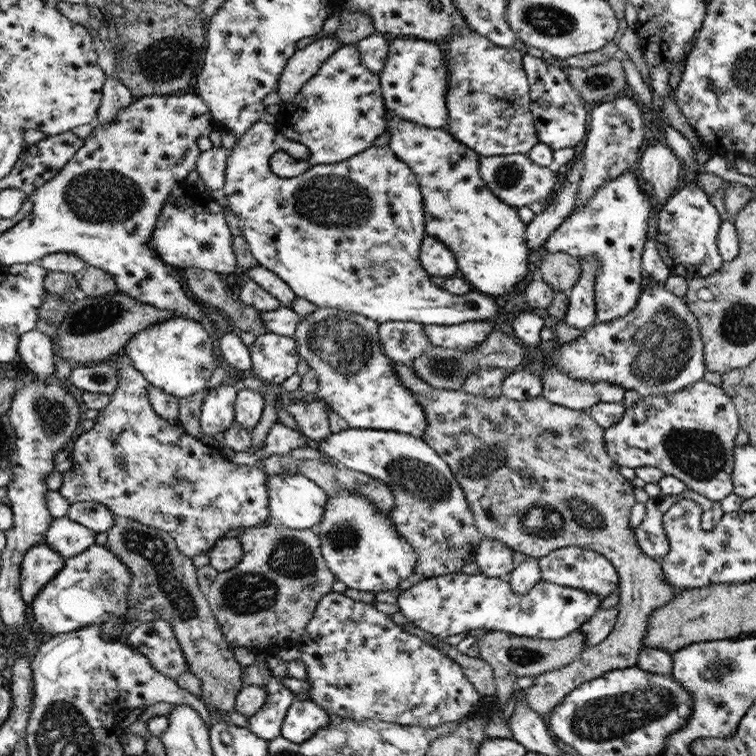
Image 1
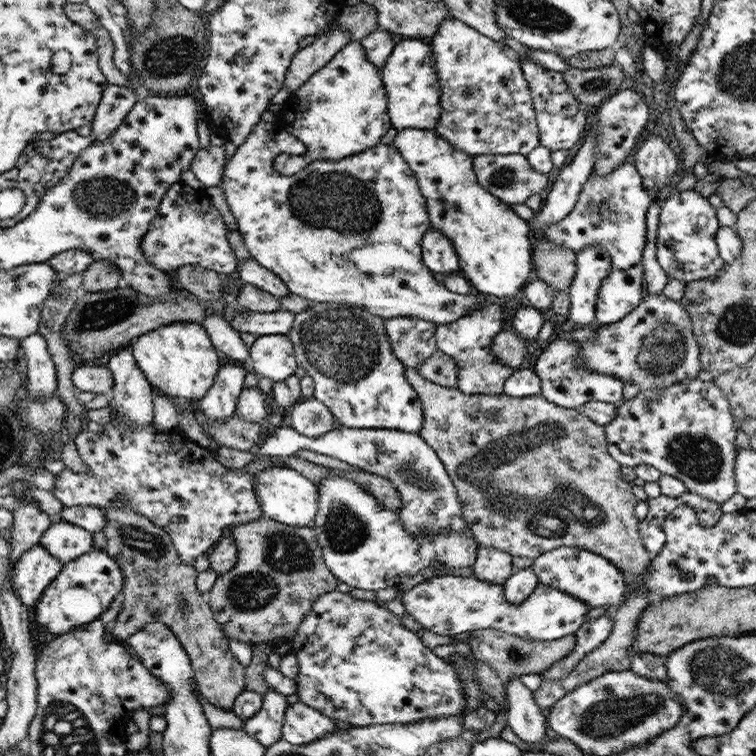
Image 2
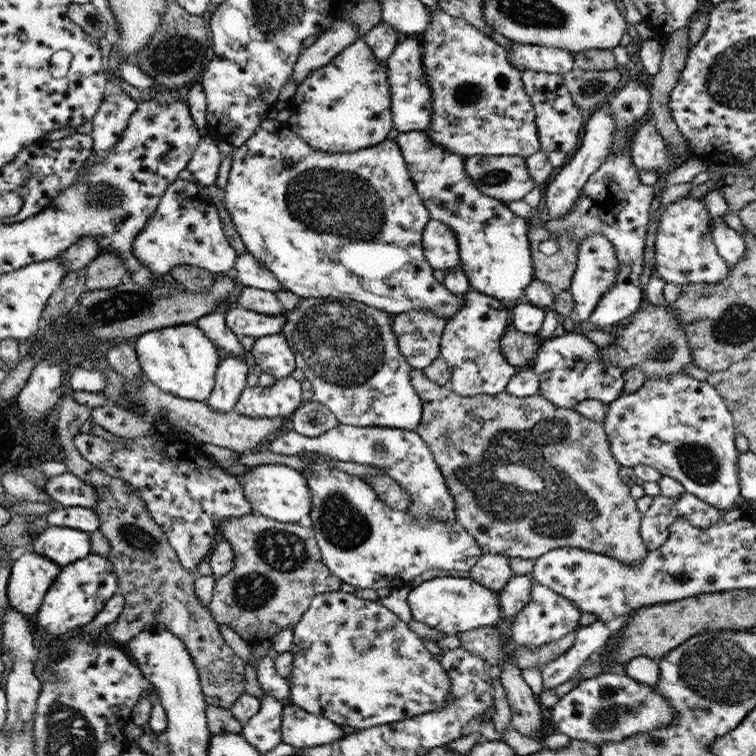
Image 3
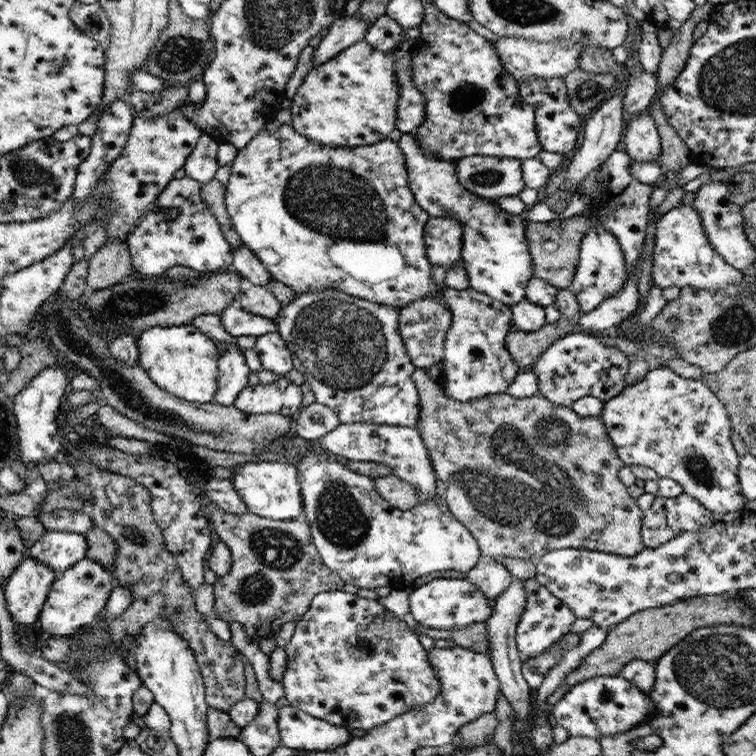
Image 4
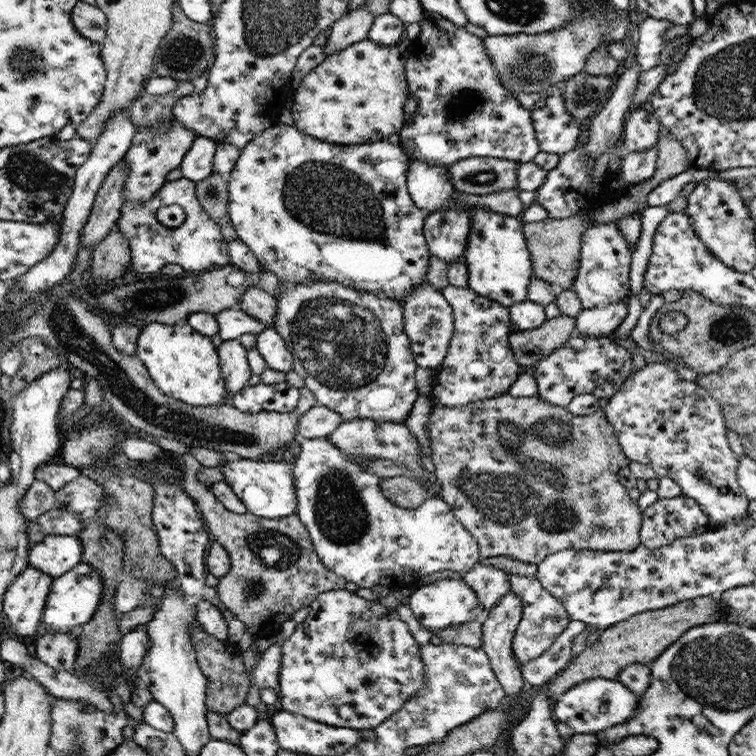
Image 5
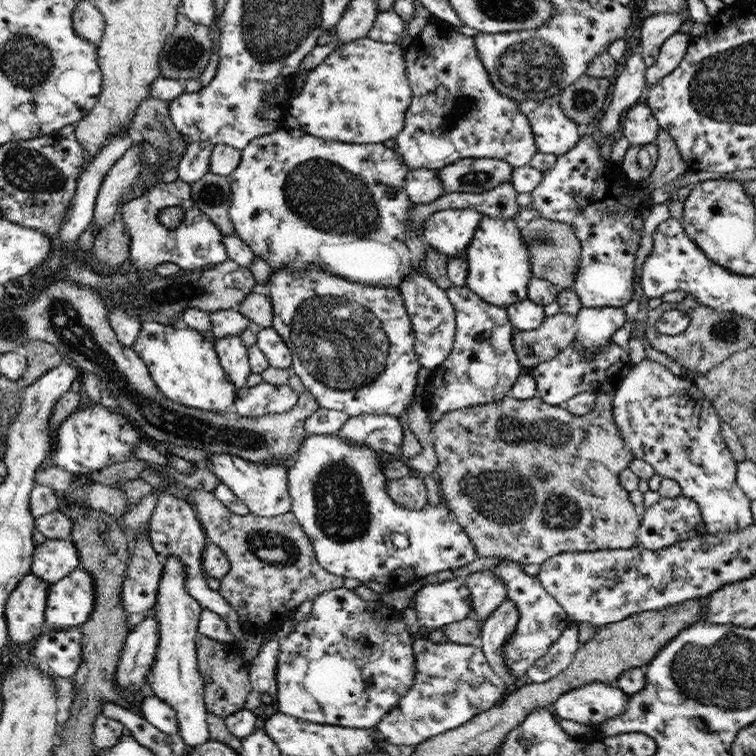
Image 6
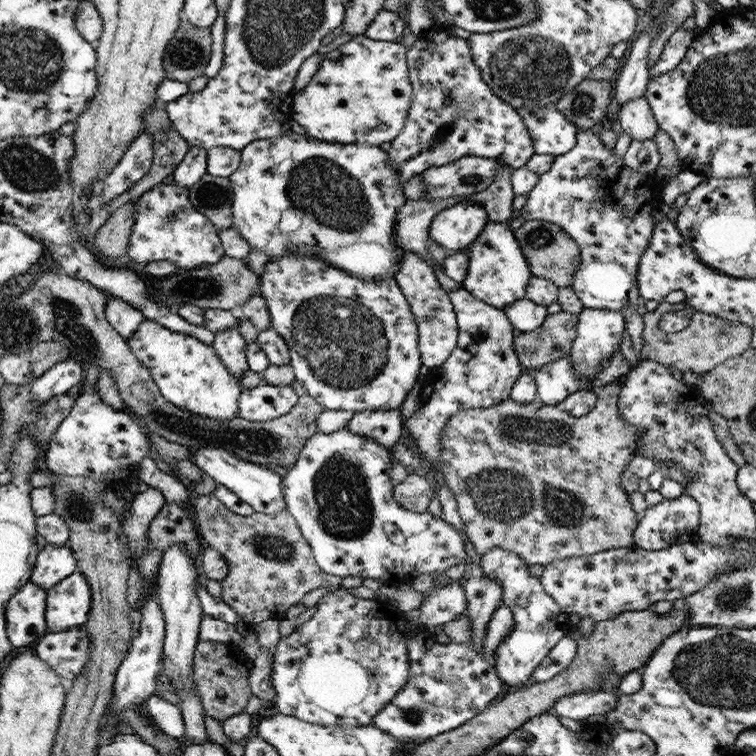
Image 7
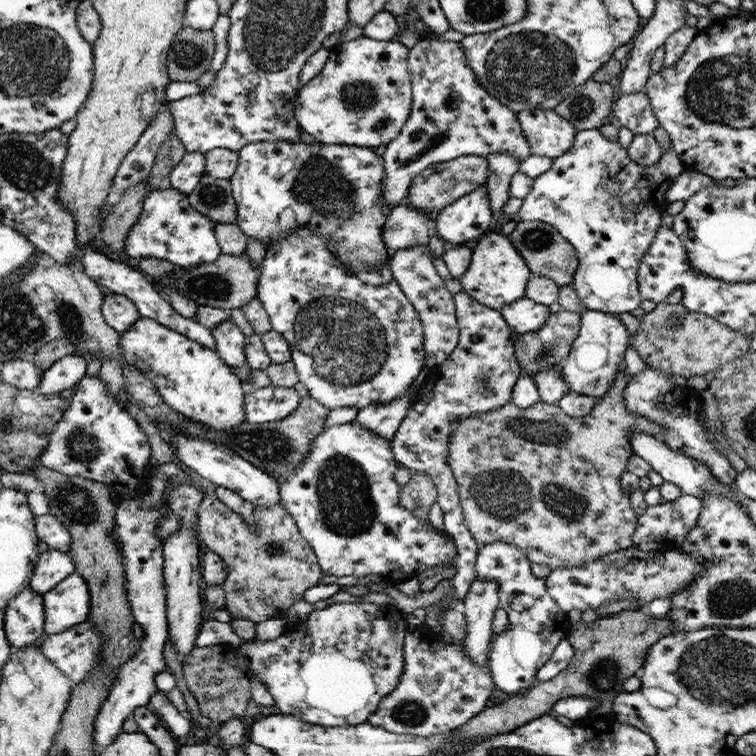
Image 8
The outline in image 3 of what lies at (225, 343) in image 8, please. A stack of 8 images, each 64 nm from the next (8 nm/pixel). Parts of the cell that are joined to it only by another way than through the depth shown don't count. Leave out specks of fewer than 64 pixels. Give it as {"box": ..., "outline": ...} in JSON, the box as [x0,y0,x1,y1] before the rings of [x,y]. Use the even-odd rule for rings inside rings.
{"box":[205,355,250,413],"outline":[[[224,355],[217,370],[217,386],[205,402],[206,406],[223,413],[231,411],[248,387],[246,376],[250,370],[244,359]]]}

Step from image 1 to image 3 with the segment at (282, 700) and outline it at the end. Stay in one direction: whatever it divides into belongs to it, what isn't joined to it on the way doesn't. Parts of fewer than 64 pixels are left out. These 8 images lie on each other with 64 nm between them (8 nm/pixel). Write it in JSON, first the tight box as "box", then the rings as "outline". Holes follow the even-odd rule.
{"box":[242,695,284,754],"outline":[[[270,695],[261,698],[258,712],[245,722],[242,727],[242,737],[258,748],[258,753],[266,754],[282,743],[281,718],[284,706]]]}

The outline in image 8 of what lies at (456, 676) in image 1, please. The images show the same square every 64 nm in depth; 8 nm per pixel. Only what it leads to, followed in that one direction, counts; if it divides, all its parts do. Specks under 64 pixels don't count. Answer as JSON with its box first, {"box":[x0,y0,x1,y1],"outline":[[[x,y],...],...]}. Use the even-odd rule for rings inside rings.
{"box":[235,603,409,726],"outline":[[[331,603],[274,640],[244,642],[236,647],[235,656],[251,670],[251,677],[258,676],[267,686],[278,712],[320,726],[359,725],[369,720],[381,698],[402,678],[403,644],[409,633],[405,618],[393,606]]]}

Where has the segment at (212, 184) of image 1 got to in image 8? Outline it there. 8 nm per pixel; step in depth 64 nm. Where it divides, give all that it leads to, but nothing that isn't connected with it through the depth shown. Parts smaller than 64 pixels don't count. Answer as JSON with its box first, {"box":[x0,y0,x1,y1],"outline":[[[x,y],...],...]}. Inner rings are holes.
{"box":[170,152,205,196],"outline":[[[187,152],[180,163],[170,171],[171,188],[178,189],[178,191],[182,191],[182,194],[186,193],[186,196],[188,196],[198,186],[204,175],[205,154]]]}

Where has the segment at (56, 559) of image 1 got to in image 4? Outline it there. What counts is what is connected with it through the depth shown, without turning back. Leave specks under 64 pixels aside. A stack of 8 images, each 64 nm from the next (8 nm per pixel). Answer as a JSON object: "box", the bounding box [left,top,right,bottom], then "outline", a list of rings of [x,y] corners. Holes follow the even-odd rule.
{"box":[3,555,57,627],"outline":[[[25,555],[21,566],[15,568],[3,585],[6,609],[16,625],[27,627],[40,618],[57,575],[49,566]]]}

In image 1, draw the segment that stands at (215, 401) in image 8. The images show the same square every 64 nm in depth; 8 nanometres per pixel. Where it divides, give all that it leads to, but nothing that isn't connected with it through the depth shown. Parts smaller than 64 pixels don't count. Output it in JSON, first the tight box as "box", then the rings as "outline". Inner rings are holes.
{"box":[124,316,216,400],"outline":[[[182,316],[167,318],[162,322],[149,326],[149,328],[141,330],[124,347],[125,354],[133,360],[135,367],[145,375],[146,380],[150,384],[161,388],[168,394],[173,394],[178,400],[204,390],[208,380],[210,380],[210,376],[212,376],[212,372],[216,370],[212,338],[204,330],[202,323]]]}

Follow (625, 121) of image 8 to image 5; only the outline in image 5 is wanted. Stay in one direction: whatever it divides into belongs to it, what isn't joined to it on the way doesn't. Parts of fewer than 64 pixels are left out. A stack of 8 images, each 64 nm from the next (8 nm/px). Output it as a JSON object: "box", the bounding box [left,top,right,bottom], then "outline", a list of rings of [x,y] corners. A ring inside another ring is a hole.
{"box":[624,106,660,152],"outline":[[[647,106],[632,109],[624,123],[624,142],[627,152],[644,152],[657,148],[660,124]]]}

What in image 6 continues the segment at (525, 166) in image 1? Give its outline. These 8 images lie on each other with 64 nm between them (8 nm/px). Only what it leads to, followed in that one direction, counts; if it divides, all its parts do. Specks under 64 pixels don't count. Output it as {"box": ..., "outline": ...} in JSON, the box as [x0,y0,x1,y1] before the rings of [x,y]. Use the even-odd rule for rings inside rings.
{"box":[437,158,514,195],"outline":[[[462,158],[449,166],[437,170],[437,177],[442,181],[444,193],[472,195],[492,190],[502,182],[511,182],[514,168],[508,162],[494,158]]]}

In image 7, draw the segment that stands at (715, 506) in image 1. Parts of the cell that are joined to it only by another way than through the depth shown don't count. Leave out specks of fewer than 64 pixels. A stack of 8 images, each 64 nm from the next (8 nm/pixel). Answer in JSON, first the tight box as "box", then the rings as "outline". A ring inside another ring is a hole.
{"box":[634,494,700,550],"outline":[[[683,494],[672,500],[664,499],[657,505],[649,506],[634,531],[634,547],[644,550],[662,550],[693,540],[700,526],[699,514],[699,502],[690,494]]]}

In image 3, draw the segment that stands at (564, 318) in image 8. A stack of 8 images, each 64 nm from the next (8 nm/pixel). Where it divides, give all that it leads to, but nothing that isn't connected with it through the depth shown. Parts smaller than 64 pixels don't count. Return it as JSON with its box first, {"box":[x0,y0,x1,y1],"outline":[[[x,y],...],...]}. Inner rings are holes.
{"box":[500,329,543,369],"outline":[[[508,329],[500,341],[506,360],[519,369],[531,365],[543,344],[540,335],[531,335]]]}

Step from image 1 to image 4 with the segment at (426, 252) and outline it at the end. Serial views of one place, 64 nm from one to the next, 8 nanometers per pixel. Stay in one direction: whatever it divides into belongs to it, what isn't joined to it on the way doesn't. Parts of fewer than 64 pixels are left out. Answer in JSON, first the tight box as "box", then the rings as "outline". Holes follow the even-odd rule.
{"box":[424,217,463,268],"outline":[[[430,217],[424,227],[424,240],[431,266],[452,268],[460,264],[463,228],[455,218]]]}

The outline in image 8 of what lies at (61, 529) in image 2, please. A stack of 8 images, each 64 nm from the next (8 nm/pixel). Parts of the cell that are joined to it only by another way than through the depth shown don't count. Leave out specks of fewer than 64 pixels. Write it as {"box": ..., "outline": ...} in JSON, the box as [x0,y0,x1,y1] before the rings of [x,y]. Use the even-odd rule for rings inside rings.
{"box":[28,548,76,595],"outline":[[[49,548],[44,553],[39,554],[39,559],[28,587],[36,594],[43,595],[56,588],[75,570],[76,566],[71,553]]]}

